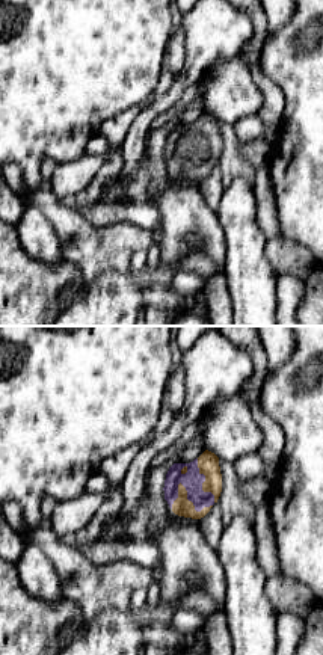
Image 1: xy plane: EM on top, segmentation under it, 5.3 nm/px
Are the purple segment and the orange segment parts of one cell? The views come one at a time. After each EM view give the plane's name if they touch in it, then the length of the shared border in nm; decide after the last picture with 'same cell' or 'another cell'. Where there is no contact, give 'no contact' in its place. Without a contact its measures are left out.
xy | 220 nm

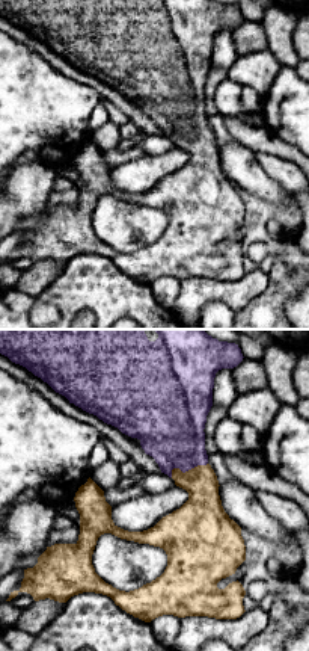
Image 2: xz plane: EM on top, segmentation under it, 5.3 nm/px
xz | 220 nm

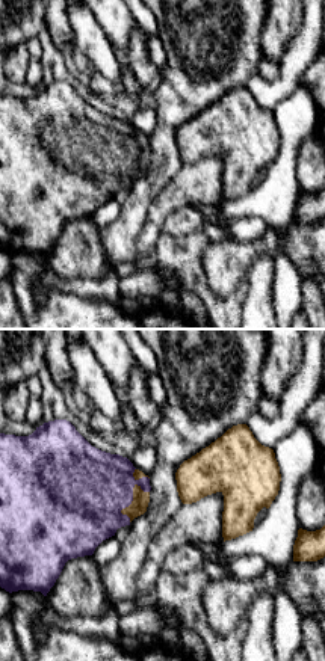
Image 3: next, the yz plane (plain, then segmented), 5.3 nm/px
yz | 220 nm

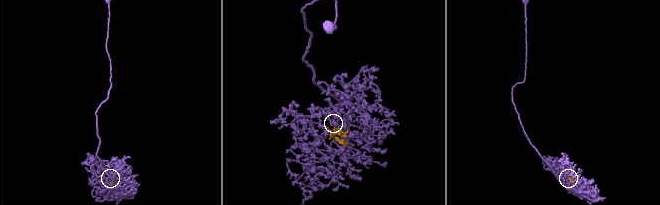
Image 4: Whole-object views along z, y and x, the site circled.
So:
same cell

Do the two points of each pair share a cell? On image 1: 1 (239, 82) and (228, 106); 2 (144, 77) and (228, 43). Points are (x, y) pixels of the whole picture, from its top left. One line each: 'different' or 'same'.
1: same
2: different

